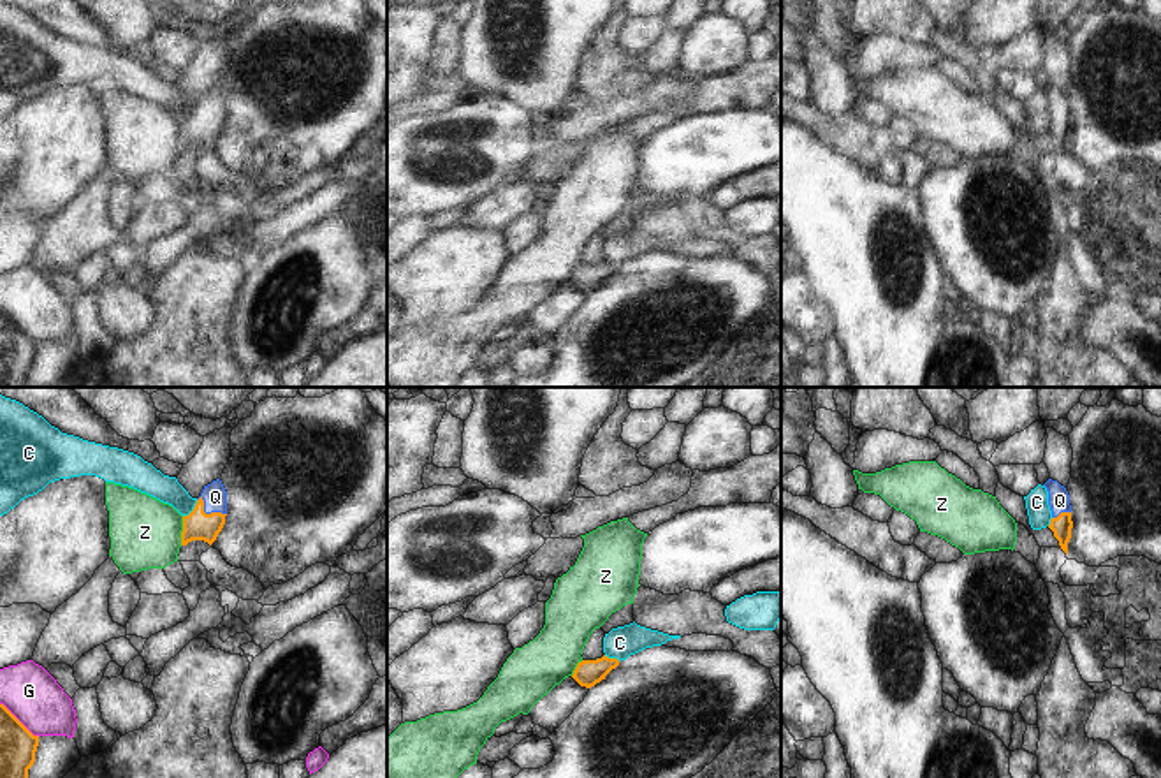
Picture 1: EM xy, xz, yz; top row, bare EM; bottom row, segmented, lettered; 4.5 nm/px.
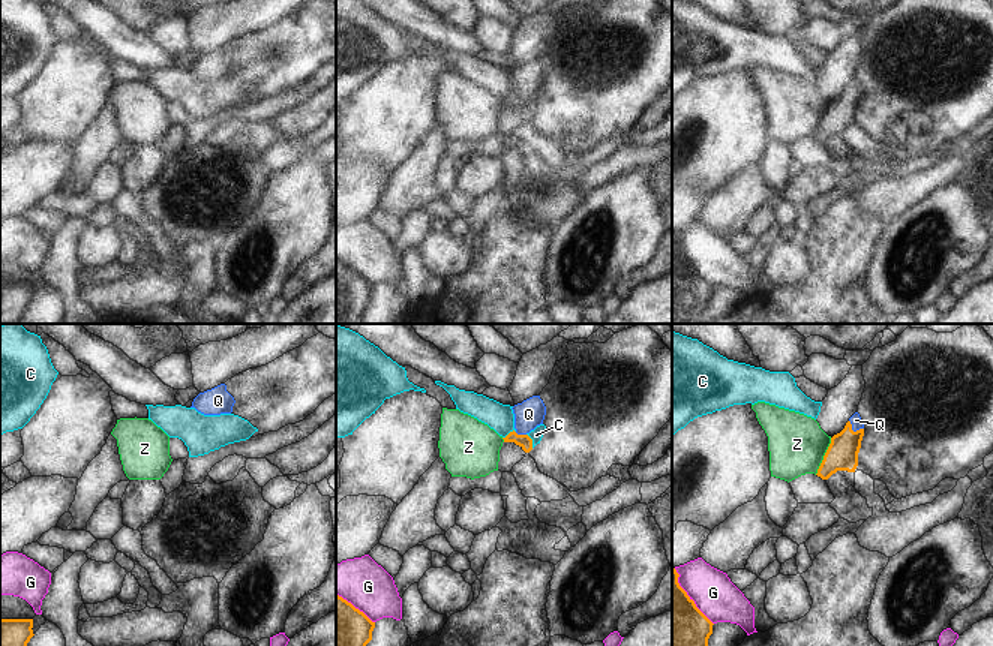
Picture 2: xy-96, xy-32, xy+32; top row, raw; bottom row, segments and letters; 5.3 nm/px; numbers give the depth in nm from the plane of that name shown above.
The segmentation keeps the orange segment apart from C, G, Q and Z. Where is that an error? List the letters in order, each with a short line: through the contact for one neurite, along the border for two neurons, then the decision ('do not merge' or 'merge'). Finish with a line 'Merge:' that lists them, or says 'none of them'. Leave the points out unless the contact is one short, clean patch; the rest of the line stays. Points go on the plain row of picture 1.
C: line xy (197, 106), (183, 122); do not merge
G: do not merge
Q: line xy (197, 131), (208, 120), (215, 102); merge
Z: line xy (183, 122), (180, 150); do not merge
Merge: Q

